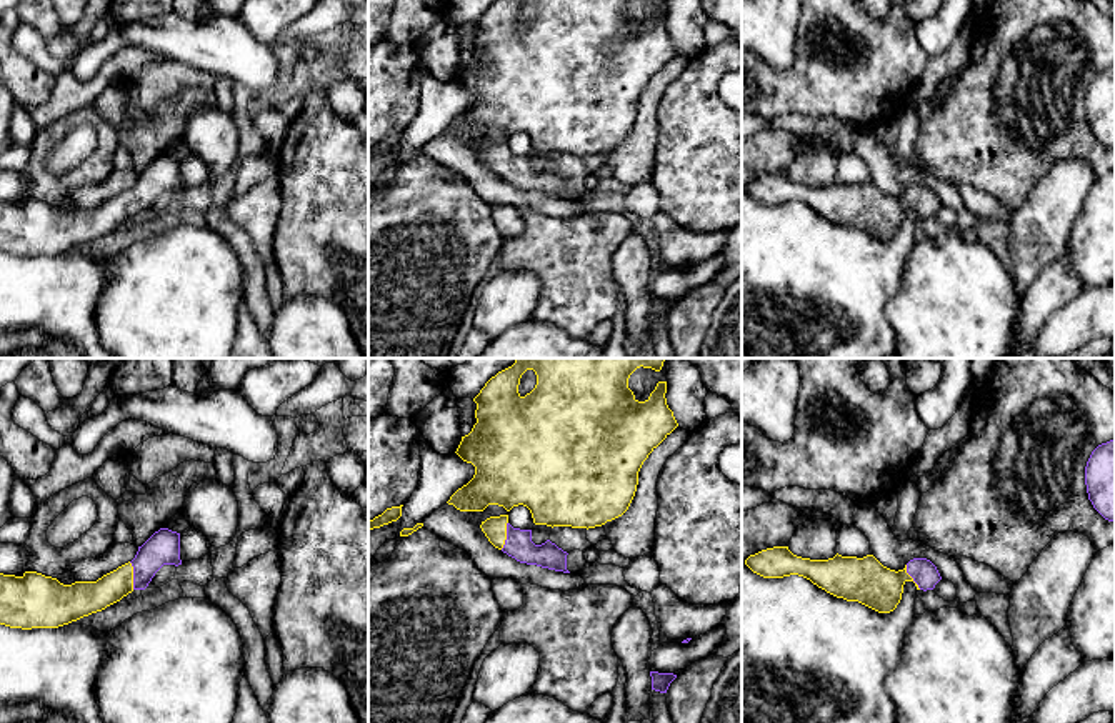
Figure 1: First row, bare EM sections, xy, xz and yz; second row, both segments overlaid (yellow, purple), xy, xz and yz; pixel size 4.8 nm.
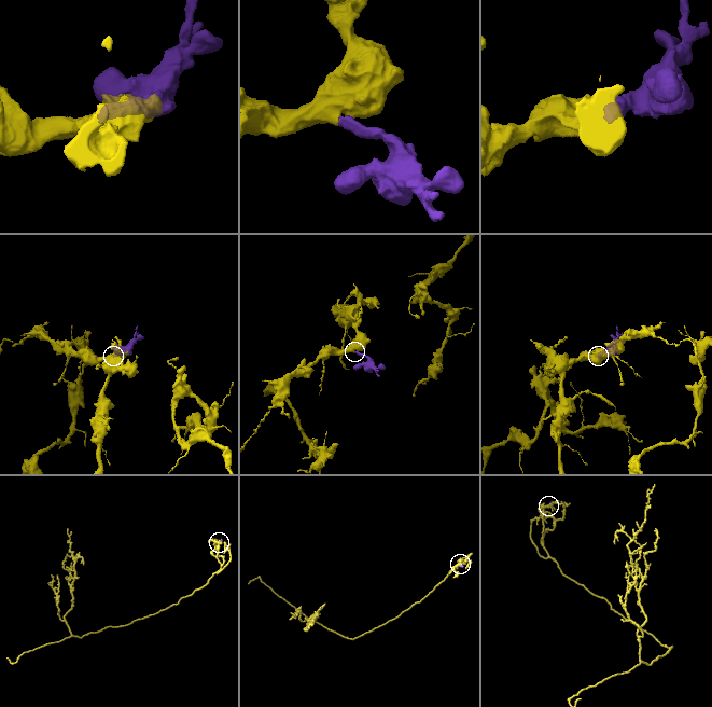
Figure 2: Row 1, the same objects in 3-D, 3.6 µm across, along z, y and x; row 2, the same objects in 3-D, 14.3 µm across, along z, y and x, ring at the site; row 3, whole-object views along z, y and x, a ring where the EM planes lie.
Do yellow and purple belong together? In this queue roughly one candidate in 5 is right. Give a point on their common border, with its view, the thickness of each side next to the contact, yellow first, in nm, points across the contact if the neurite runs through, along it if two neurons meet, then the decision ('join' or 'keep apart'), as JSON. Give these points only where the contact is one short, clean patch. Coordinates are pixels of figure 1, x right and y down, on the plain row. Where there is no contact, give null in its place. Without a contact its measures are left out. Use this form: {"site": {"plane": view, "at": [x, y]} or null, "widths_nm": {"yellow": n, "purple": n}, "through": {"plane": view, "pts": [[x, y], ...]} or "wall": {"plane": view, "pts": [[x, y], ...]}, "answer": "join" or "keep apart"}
{"site": {"plane": "xy", "at": [132, 202]}, "widths_nm": {"yellow": 160, "purple": 160}, "through": {"plane": "xy", "pts": [[85, 224], [99, 222], [132, 202], [162, 175]]}, "answer": "join"}

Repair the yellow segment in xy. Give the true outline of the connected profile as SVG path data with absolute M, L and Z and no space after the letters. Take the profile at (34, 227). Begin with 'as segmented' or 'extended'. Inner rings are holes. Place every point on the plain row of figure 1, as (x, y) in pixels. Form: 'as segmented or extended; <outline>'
extended; M168 155L155 158L135 185L97 208L75 208L63 212L57 205L37 198L25 198L22 203L0 200L0 252L10 255L58 255L120 228L133 217L145 217L163 192L182 192L180 160Z

